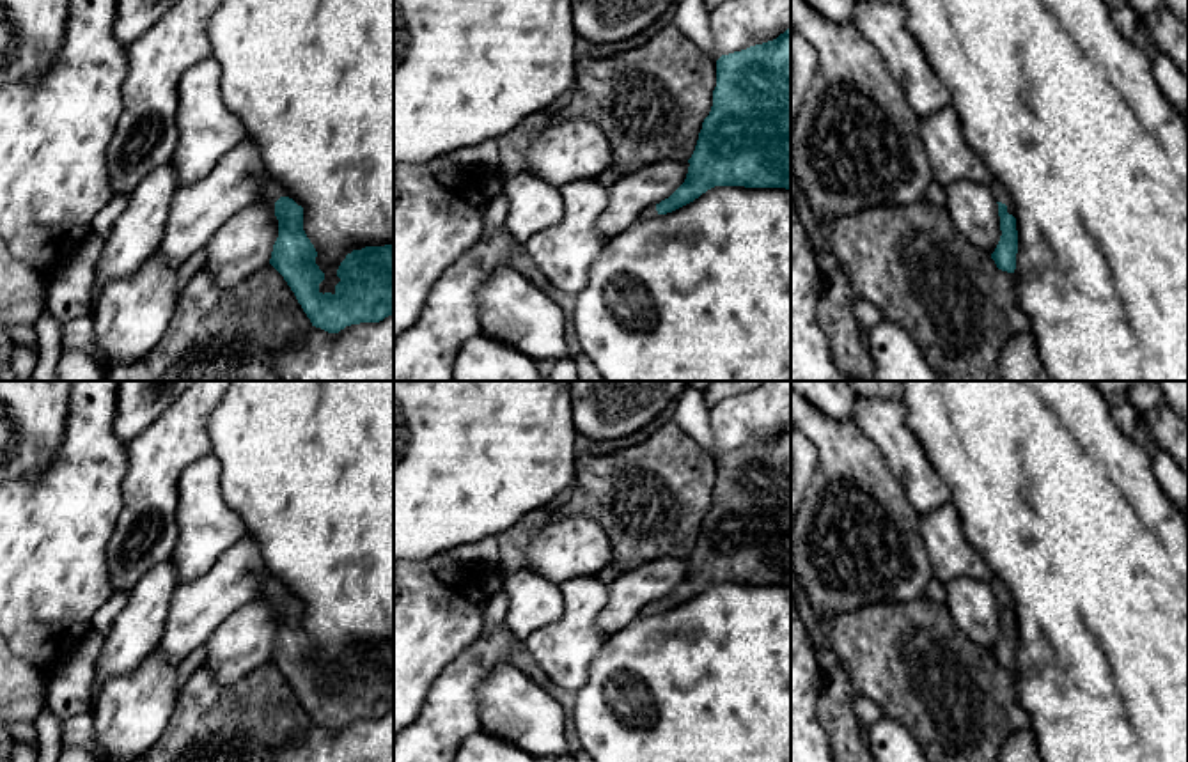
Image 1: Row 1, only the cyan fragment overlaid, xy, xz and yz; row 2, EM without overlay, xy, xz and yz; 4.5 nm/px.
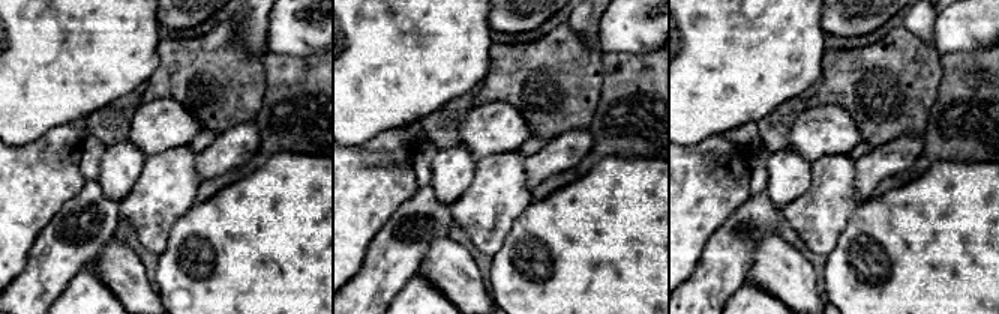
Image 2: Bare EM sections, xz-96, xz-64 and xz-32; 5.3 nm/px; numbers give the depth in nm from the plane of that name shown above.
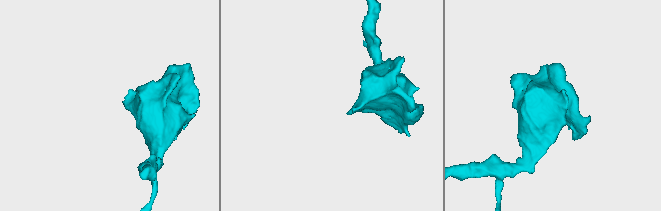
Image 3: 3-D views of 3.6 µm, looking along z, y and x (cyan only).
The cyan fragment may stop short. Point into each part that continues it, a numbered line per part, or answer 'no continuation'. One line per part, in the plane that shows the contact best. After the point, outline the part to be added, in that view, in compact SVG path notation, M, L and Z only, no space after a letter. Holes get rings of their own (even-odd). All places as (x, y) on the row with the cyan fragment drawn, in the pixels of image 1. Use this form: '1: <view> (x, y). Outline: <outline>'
1: yz (1000, 192). Outline: M997 181L993 184L993 193L995 193L997 202L1005 204L1007 213L1014 216L1016 211L1014 211L1012 198L1011 198L1007 188L1002 183Z

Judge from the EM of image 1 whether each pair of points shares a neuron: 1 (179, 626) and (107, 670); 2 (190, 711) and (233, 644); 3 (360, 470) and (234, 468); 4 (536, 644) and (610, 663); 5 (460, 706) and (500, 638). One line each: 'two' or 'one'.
1: two
2: two
3: one
4: two
5: one

